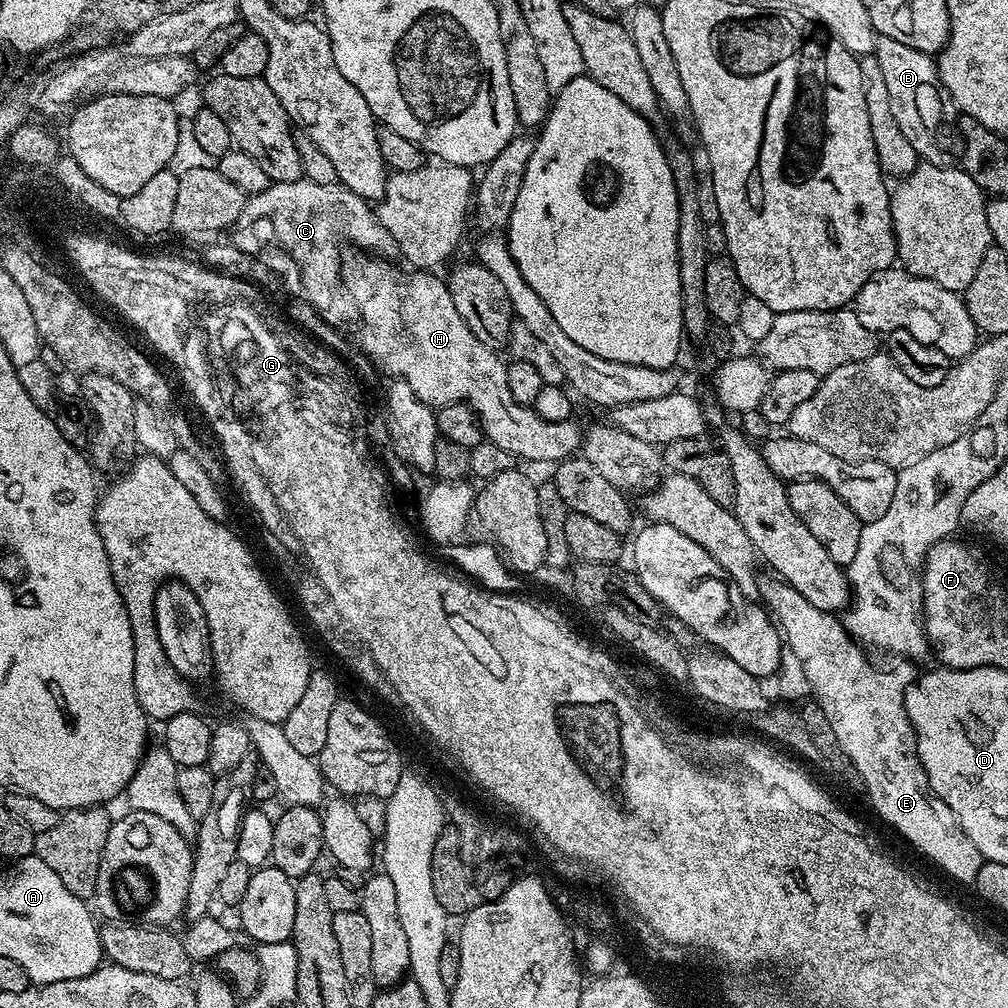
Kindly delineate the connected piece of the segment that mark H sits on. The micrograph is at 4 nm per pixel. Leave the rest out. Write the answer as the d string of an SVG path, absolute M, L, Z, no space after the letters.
M376 254L360 256L345 255L342 260L342 284L350 293L352 300L358 305L358 320L364 323L360 332L360 344L365 356L376 365L377 369L384 368L392 378L410 382L410 390L422 398L422 402L433 406L465 403L475 412L483 429L486 440L502 447L510 455L521 461L552 460L559 462L569 459L572 452L581 447L582 431L575 424L575 419L562 422L550 422L540 417L536 409L527 404L514 402L514 394L510 394L510 386L506 383L508 364L500 361L495 351L487 348L462 322L462 314L450 296L450 290L443 279L436 277L428 270L407 270L403 272L395 268L393 261L381 258Z

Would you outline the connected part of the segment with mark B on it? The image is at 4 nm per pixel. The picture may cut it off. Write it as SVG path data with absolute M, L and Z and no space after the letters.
M877 35L874 54L878 58L878 66L886 82L886 91L890 93L894 119L898 121L902 134L906 134L906 142L914 146L921 161L951 165L952 156L940 145L939 140L940 127L944 124L946 93L933 57L922 50L914 50L914 46L906 46L903 42L894 42L894 38L881 35Z

